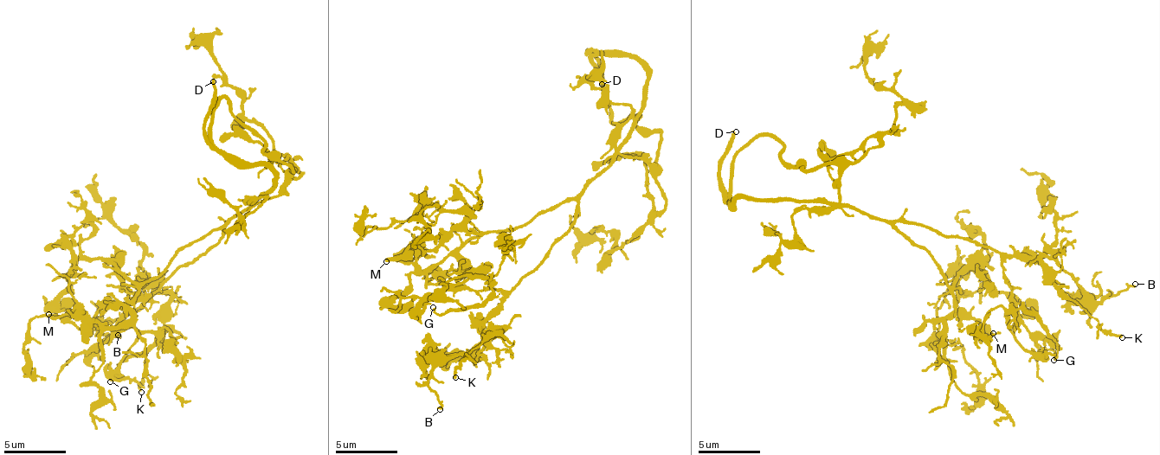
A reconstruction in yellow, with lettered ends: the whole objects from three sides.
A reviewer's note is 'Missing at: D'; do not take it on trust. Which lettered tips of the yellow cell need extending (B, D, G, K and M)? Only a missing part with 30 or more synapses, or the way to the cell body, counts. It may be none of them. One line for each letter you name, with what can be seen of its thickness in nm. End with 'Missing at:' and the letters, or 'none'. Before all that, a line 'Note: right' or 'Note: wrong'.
Note: right
D: Thickness 240 nm
Missing at: D

